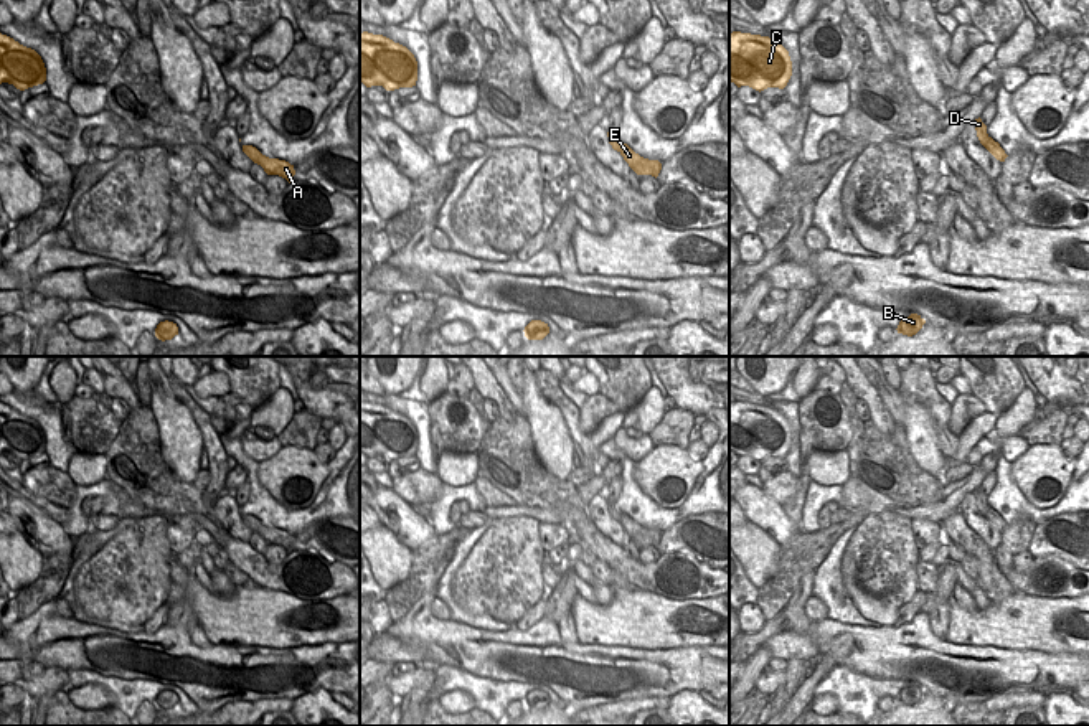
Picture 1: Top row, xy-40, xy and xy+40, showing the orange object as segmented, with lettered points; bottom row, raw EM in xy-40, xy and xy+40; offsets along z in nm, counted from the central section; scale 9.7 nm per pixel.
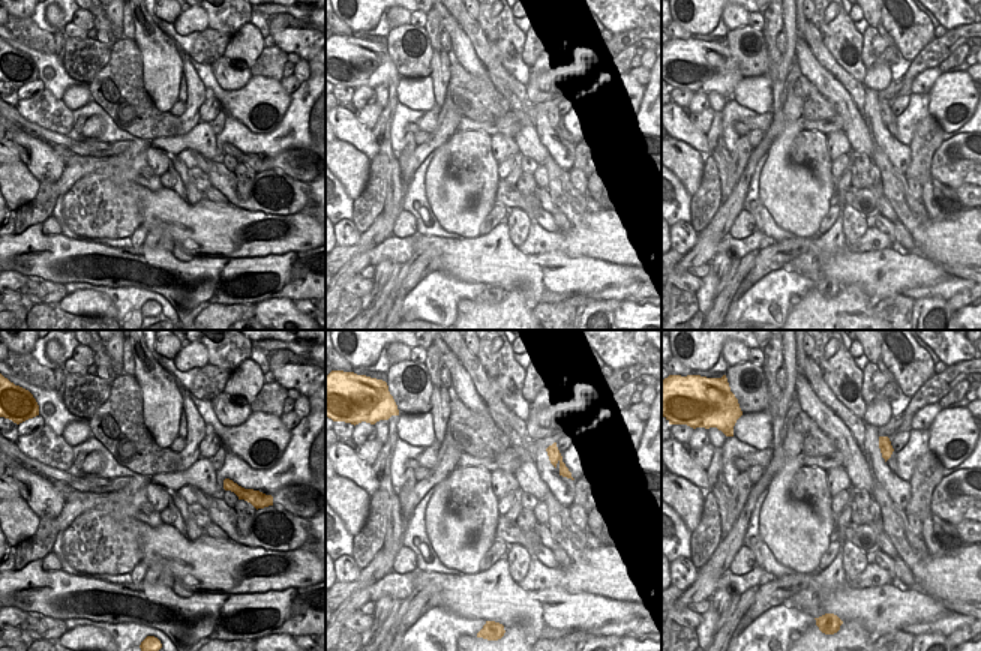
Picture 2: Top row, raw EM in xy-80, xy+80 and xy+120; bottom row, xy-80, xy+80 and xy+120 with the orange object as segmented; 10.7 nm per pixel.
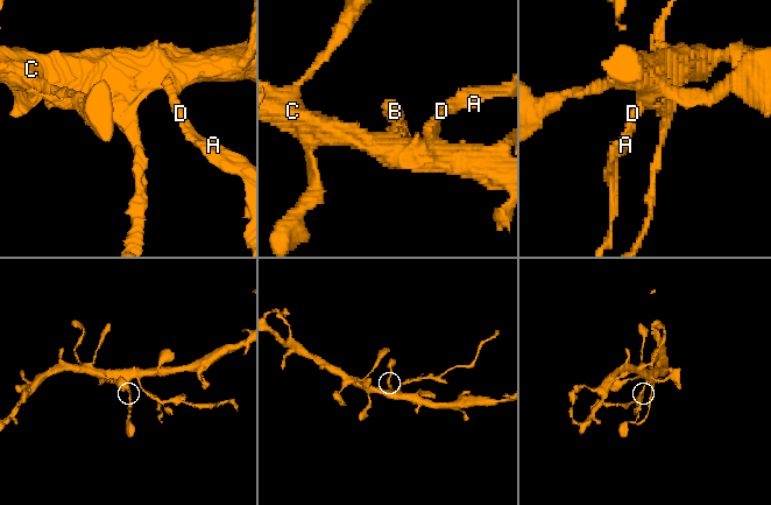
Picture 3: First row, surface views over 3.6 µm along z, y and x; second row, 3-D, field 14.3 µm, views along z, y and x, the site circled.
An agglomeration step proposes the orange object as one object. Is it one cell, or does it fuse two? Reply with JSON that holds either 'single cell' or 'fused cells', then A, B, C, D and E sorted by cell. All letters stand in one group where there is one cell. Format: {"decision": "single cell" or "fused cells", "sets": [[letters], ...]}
{"decision": "fused cells", "sets": [["A", "E"], ["B", "C", "D"]]}

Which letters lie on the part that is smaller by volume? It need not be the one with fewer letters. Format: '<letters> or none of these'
A, E.

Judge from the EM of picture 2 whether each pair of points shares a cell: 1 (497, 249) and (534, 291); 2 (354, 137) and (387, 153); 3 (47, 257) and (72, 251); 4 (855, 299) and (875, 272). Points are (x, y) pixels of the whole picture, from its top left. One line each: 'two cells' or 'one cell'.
1: one cell
2: two cells
3: one cell
4: two cells

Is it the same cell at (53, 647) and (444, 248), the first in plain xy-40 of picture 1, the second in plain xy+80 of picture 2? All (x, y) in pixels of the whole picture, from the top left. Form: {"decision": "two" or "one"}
{"decision": "one"}

